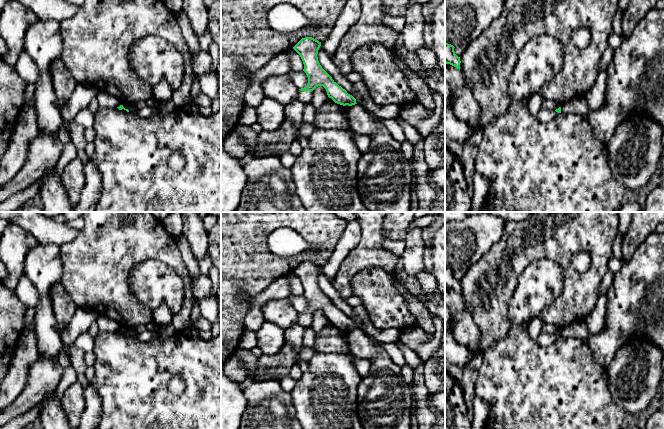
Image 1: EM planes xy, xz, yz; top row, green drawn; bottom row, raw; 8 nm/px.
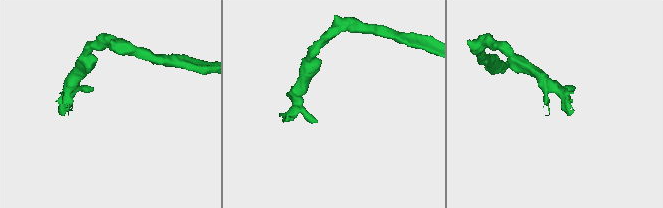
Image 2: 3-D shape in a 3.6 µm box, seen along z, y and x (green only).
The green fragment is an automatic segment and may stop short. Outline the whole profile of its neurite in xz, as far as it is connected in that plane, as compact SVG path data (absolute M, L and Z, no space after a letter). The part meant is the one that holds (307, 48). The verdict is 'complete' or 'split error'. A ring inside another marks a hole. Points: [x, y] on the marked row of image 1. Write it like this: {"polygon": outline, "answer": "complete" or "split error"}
{"polygon": "M305 37L293 47L300 55L304 64L303 71L308 77L308 84L306 87L299 89L297 100L302 103L310 103L313 98L313 90L318 86L323 86L328 97L335 103L343 106L357 104L356 99L339 86L320 65L317 57L320 46L321 42L318 40Z", "answer": "split error"}

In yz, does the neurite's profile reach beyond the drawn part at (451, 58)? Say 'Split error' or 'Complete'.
Complete

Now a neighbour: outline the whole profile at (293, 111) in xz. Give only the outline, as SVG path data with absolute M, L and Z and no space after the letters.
M296 100L284 106L285 117L290 119L298 130L302 123L302 115L305 104L306 103Z

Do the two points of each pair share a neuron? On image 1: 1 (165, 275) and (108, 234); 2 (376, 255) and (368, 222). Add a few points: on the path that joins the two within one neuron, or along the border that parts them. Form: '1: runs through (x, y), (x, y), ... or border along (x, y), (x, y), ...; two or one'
1: border along (167, 263), (144, 259), (132, 269), (128, 277); two
2: runs through (371, 247), (371, 230); one

